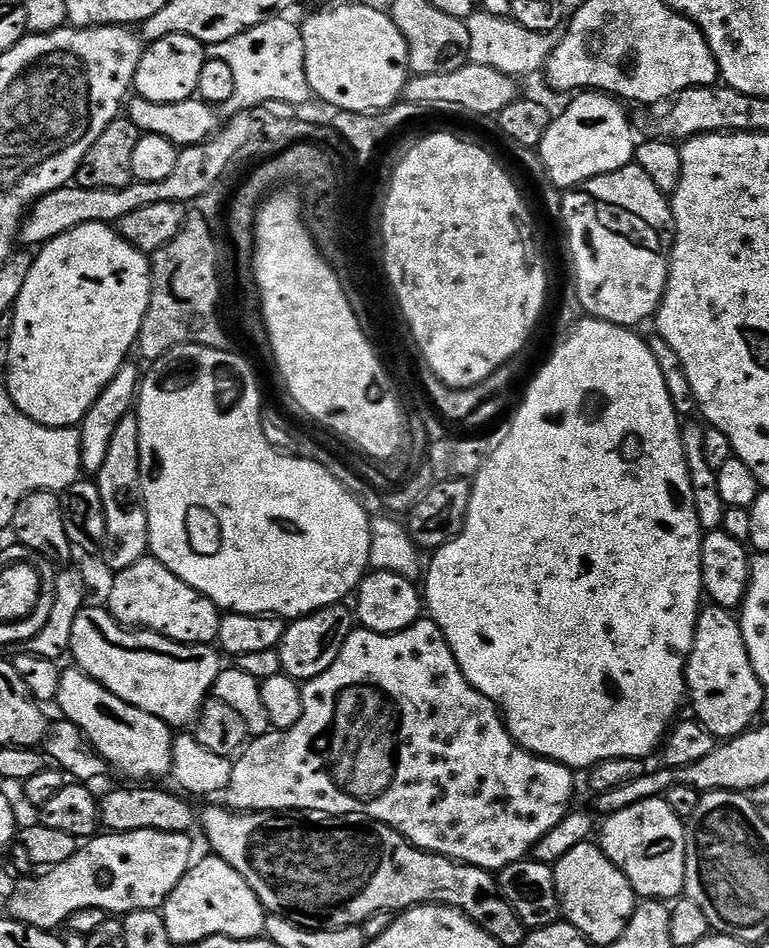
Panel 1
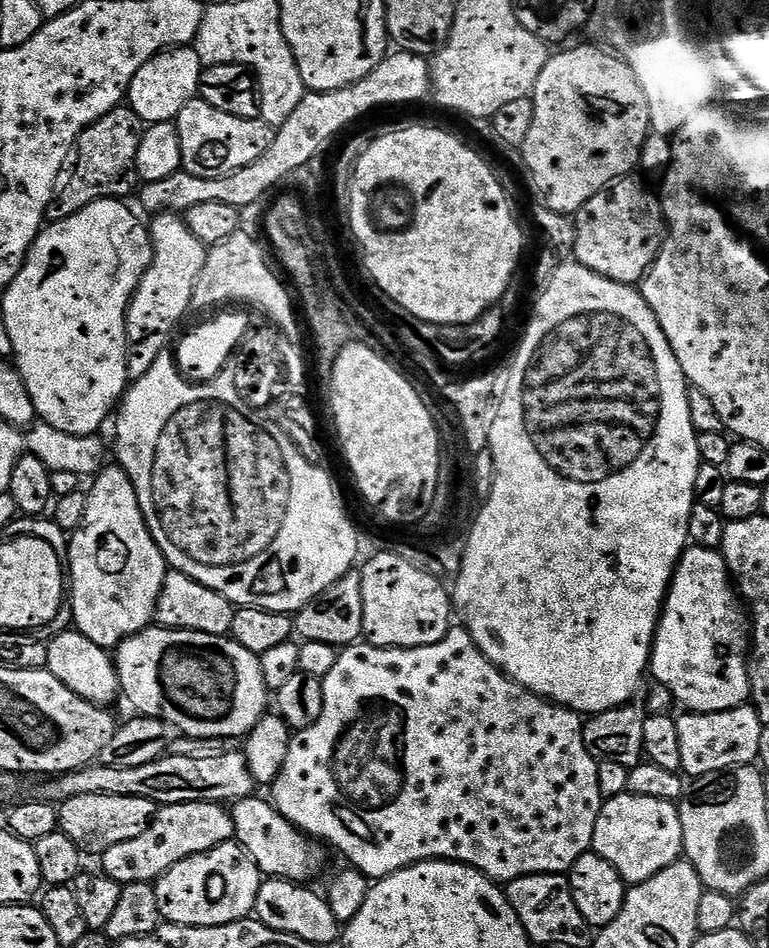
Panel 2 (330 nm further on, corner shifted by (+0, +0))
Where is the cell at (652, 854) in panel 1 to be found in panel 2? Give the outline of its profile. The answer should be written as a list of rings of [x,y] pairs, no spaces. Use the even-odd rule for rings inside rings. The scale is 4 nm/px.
[[[623,794],[605,799],[600,807],[591,851],[610,862],[625,885],[641,884],[654,878],[654,874],[681,859],[683,850],[684,835],[680,810],[676,804],[662,802],[658,798]]]

